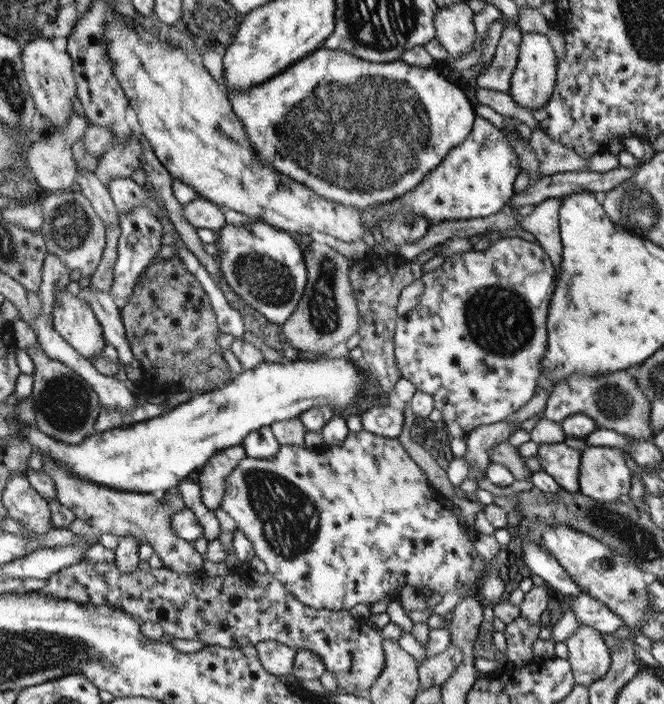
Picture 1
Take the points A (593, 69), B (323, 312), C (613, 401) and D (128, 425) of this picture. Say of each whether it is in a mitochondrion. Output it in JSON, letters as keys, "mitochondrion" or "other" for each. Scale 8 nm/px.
{"A":"other","B":"mitochondrion","C":"mitochondrion","D":"other"}

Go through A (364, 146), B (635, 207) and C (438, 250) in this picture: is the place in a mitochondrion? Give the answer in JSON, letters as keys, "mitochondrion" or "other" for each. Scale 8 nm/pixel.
{"A":"mitochondrion","B":"mitochondrion","C":"other"}

